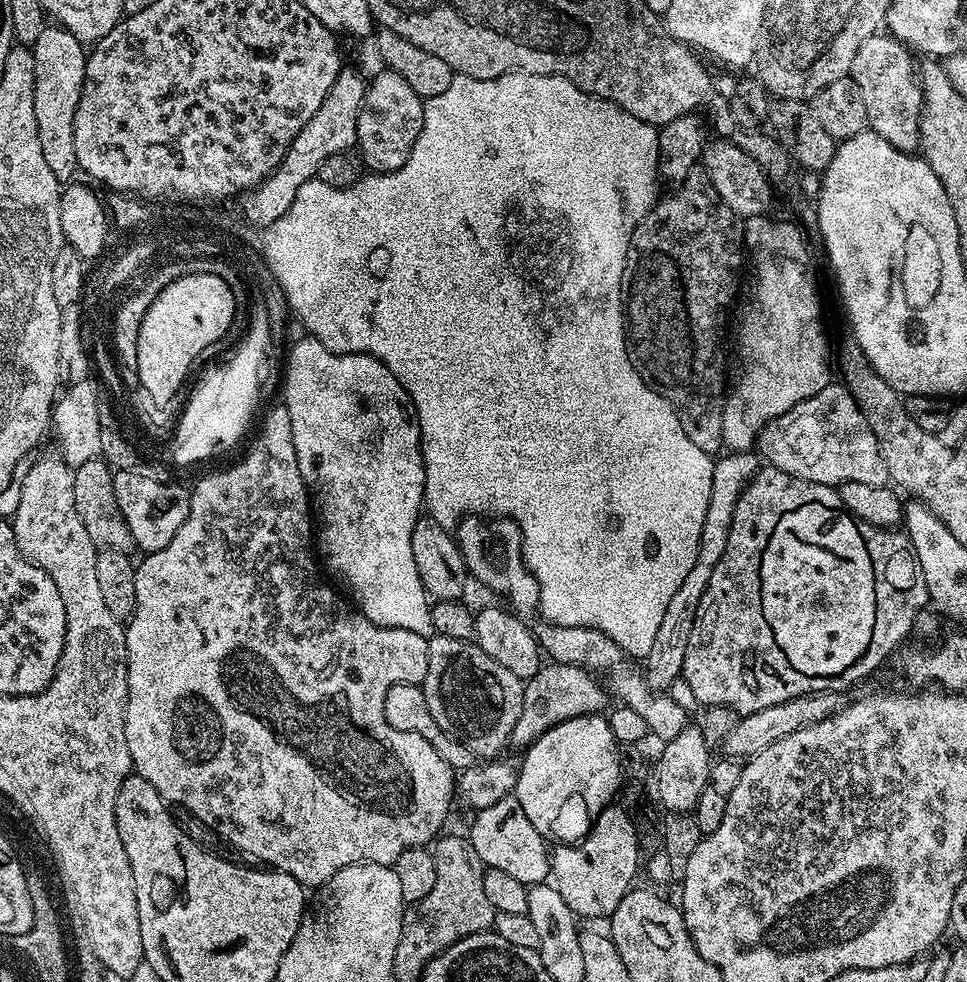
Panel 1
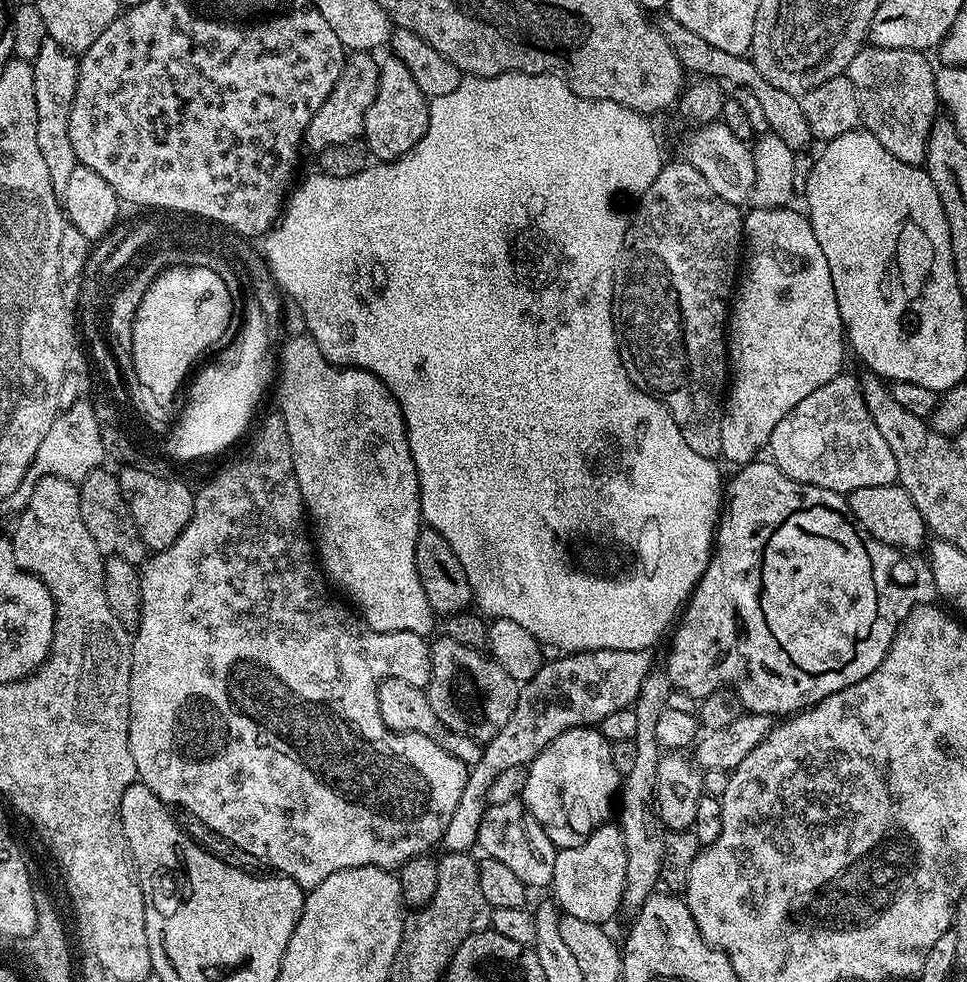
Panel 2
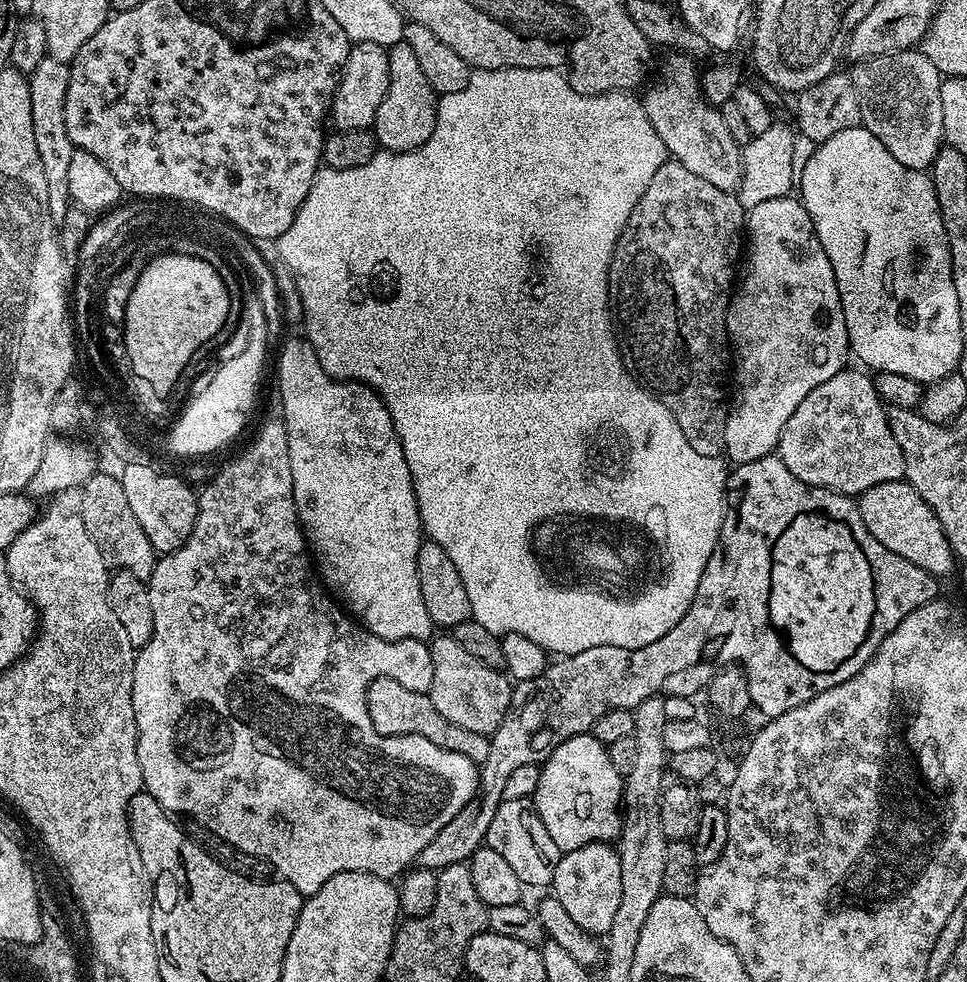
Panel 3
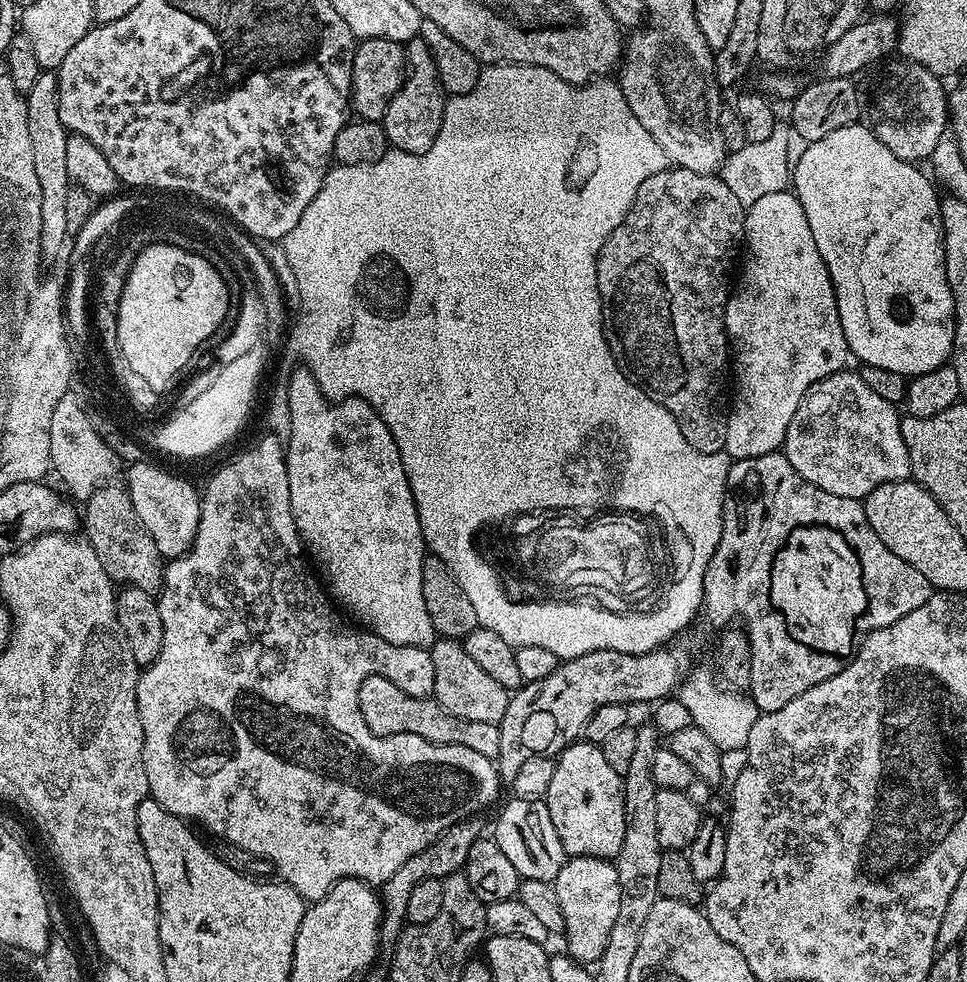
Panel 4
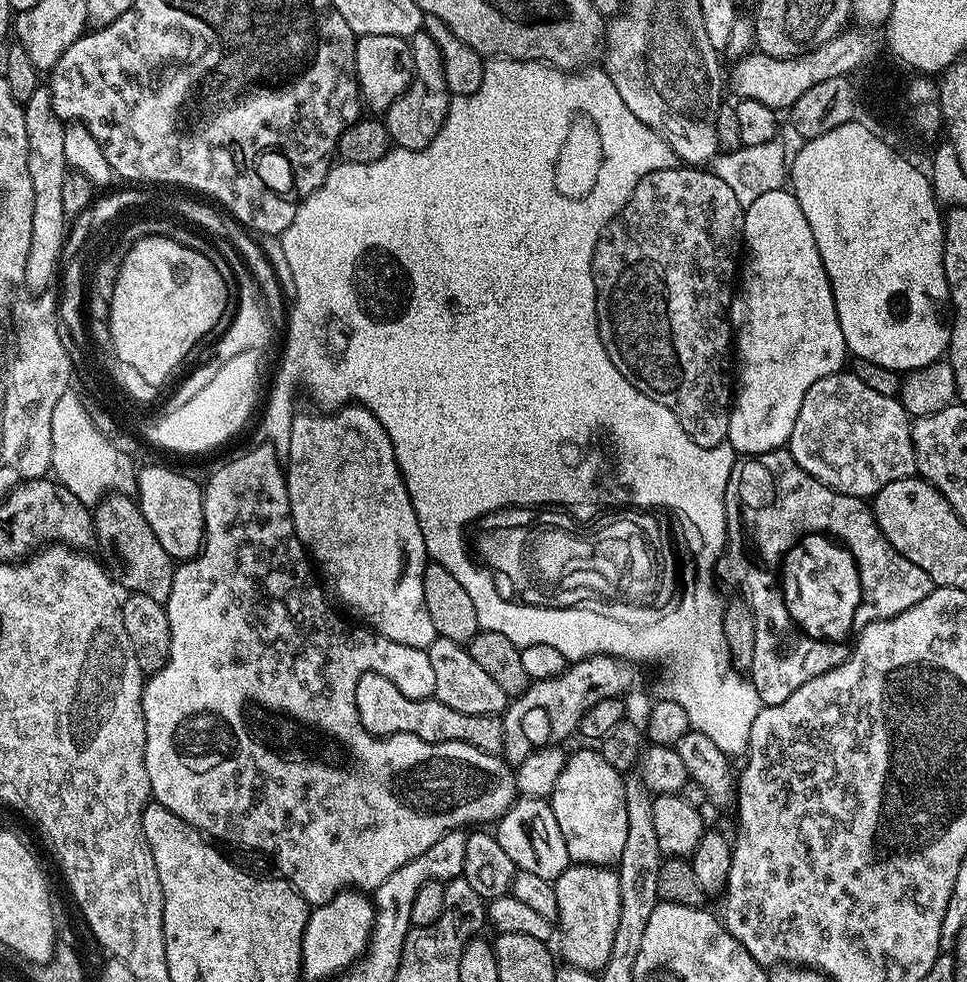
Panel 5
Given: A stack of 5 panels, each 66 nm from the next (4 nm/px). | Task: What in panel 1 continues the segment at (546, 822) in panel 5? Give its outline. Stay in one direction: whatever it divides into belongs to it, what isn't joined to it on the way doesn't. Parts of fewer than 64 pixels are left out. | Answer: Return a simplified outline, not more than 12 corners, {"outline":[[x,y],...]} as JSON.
{"outline":[[515,795],[481,808],[470,839],[485,868],[549,879],[550,848]]}

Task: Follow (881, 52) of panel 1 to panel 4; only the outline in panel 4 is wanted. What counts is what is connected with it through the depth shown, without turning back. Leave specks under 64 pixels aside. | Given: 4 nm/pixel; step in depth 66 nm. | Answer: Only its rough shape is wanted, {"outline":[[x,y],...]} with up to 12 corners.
{"outline":[[897,59],[870,127],[898,158],[927,161],[950,124],[941,77]]}

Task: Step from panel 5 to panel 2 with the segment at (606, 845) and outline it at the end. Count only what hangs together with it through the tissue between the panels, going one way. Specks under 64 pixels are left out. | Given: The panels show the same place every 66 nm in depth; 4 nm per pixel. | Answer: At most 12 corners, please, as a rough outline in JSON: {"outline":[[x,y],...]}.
{"outline":[[599,727],[527,765],[524,805],[557,849],[613,815],[622,777]]}

